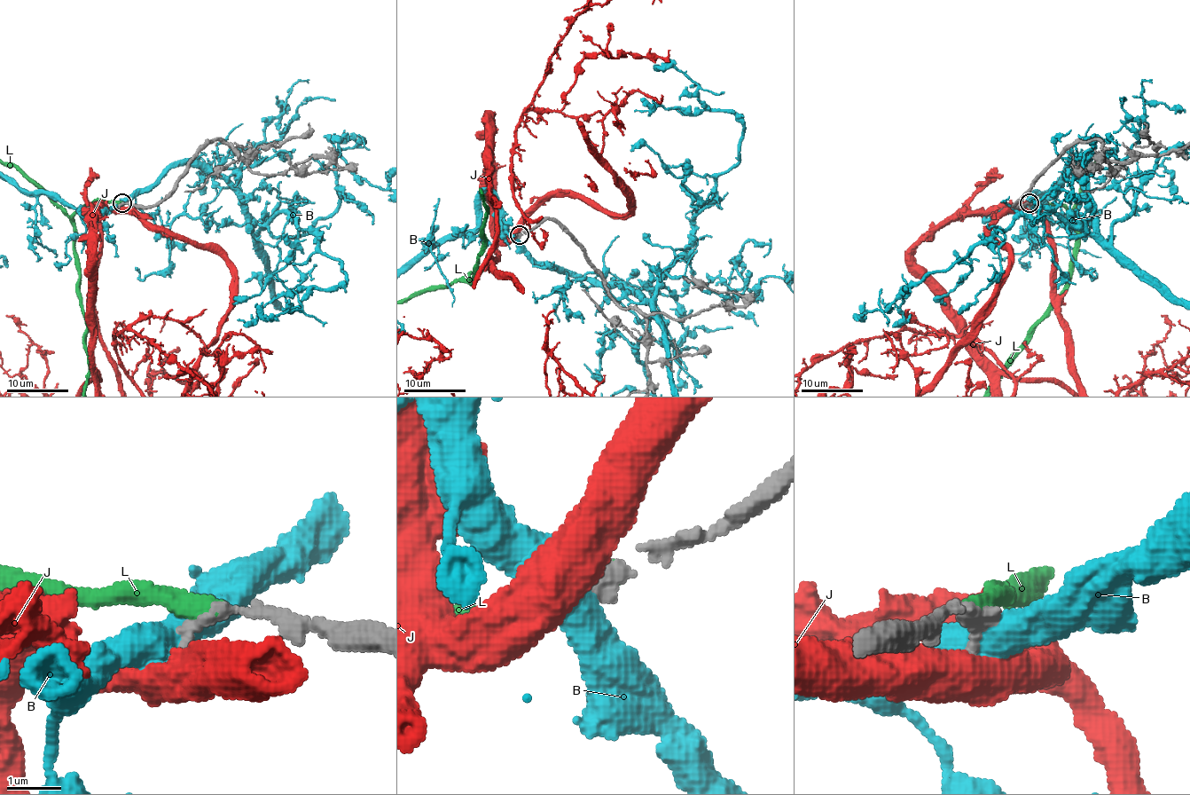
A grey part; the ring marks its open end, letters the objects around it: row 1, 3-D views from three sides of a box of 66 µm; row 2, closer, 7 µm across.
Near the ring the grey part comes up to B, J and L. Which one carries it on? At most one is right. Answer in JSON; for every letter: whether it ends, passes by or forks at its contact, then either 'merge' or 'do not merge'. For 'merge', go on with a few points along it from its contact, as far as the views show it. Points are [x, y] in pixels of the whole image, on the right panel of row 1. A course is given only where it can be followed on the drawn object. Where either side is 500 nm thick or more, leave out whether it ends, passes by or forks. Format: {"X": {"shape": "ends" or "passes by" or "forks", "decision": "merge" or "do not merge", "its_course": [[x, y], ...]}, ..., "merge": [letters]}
{"B": {"decision": "do not merge"}, "J": {"decision": "do not merge"}, "L": {"shape": "ends", "decision": "merge"}, "merge": ["L"]}

